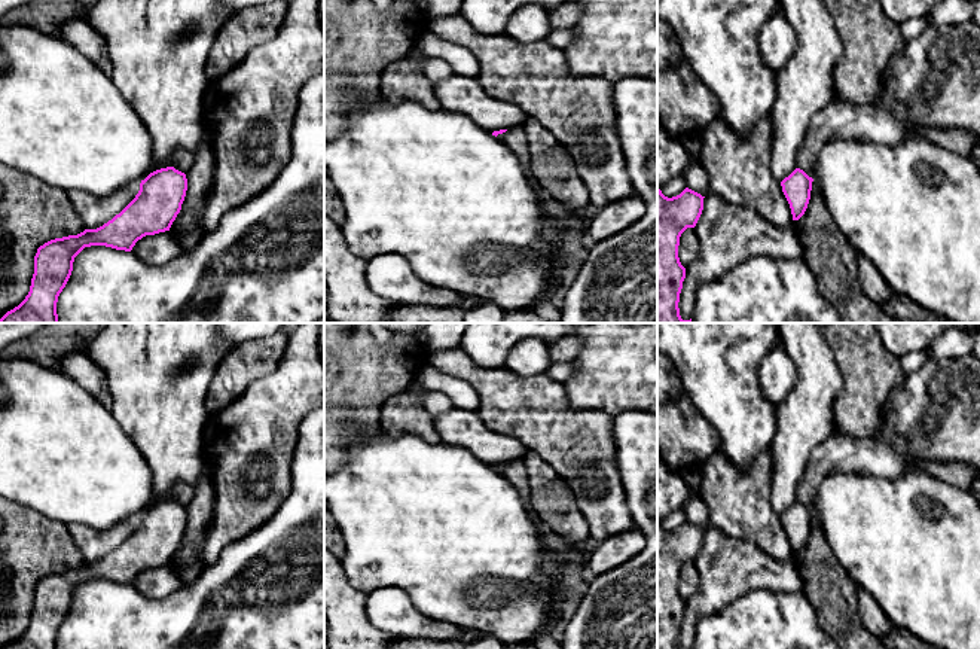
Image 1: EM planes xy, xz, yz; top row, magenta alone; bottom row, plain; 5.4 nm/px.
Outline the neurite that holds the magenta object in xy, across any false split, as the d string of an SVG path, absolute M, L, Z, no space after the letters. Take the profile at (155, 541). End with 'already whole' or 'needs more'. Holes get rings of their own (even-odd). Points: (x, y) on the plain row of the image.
M174 500L156 503L141 514L135 531L103 560L40 579L28 628L4 649L58 649L58 630L71 609L74 591L85 581L106 579L131 585L143 570L170 564L186 524L184 506Z | already whole

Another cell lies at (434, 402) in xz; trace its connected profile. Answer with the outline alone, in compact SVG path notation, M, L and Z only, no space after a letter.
M437 390L427 391L421 399L421 405L431 415L446 414L454 409L454 405L449 397Z

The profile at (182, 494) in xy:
M178 484L171 491L170 500L174 500L175 503L186 508L192 502L193 493L195 493L195 487Z

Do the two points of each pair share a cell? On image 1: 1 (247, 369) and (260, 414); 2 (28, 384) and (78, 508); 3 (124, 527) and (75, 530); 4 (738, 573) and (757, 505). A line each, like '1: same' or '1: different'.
1: different
2: same
3: same
4: different

